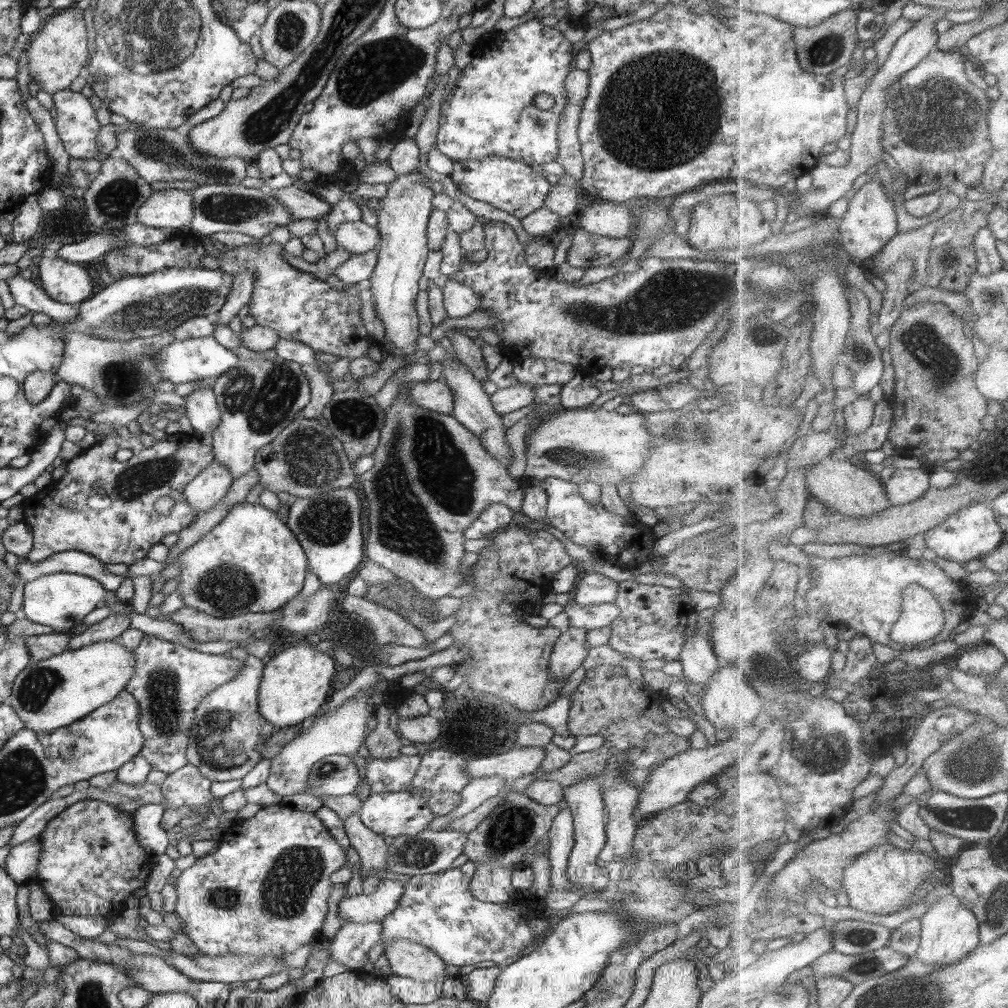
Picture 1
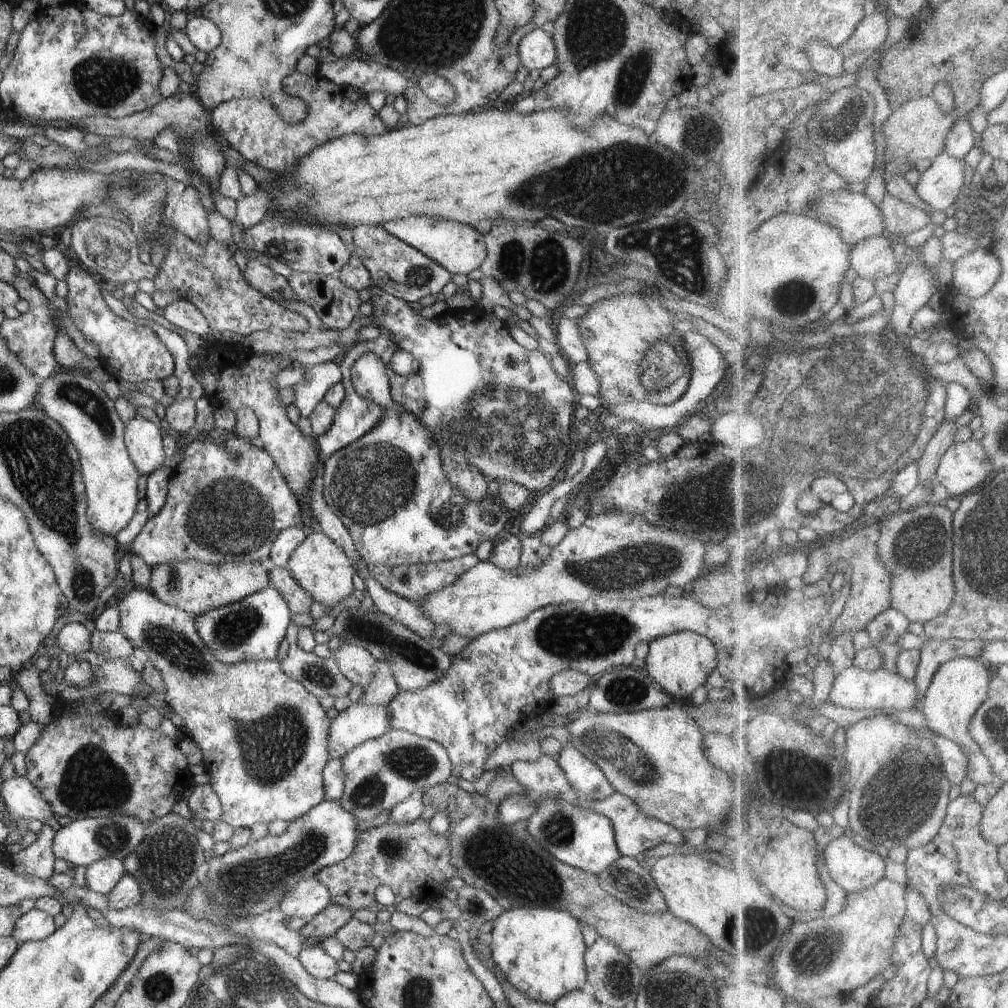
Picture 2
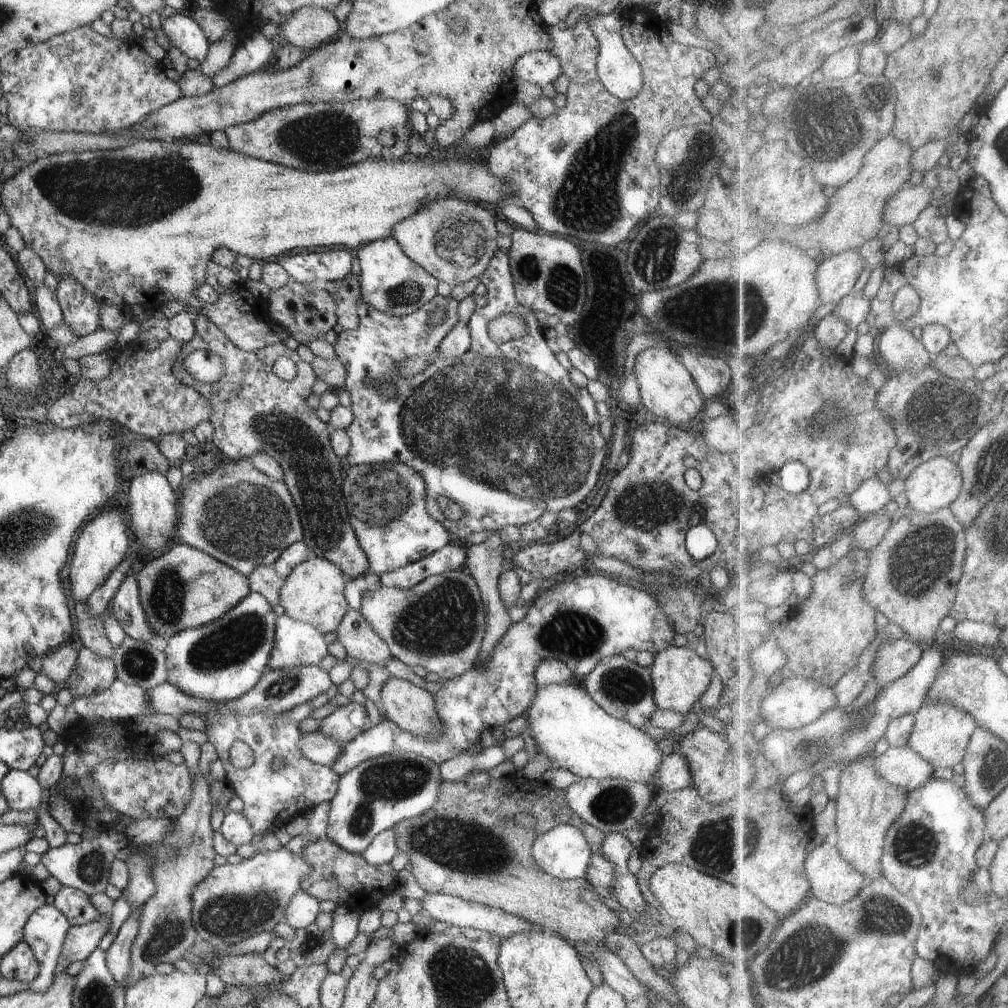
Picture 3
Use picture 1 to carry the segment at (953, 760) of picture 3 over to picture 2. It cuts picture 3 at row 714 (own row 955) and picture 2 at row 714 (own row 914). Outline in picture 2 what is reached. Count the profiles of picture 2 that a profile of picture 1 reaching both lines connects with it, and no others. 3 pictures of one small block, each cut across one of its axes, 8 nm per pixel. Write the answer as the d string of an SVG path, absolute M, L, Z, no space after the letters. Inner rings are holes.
M958 657L944 663L935 676L927 692L922 712L927 719L927 726L943 737L959 742L971 759L969 778L977 784L992 784L1002 787L1005 781L996 774L991 758L984 752L983 746L971 733L972 719L979 708L990 698L989 692L994 671L988 670L984 662L974 657Z

